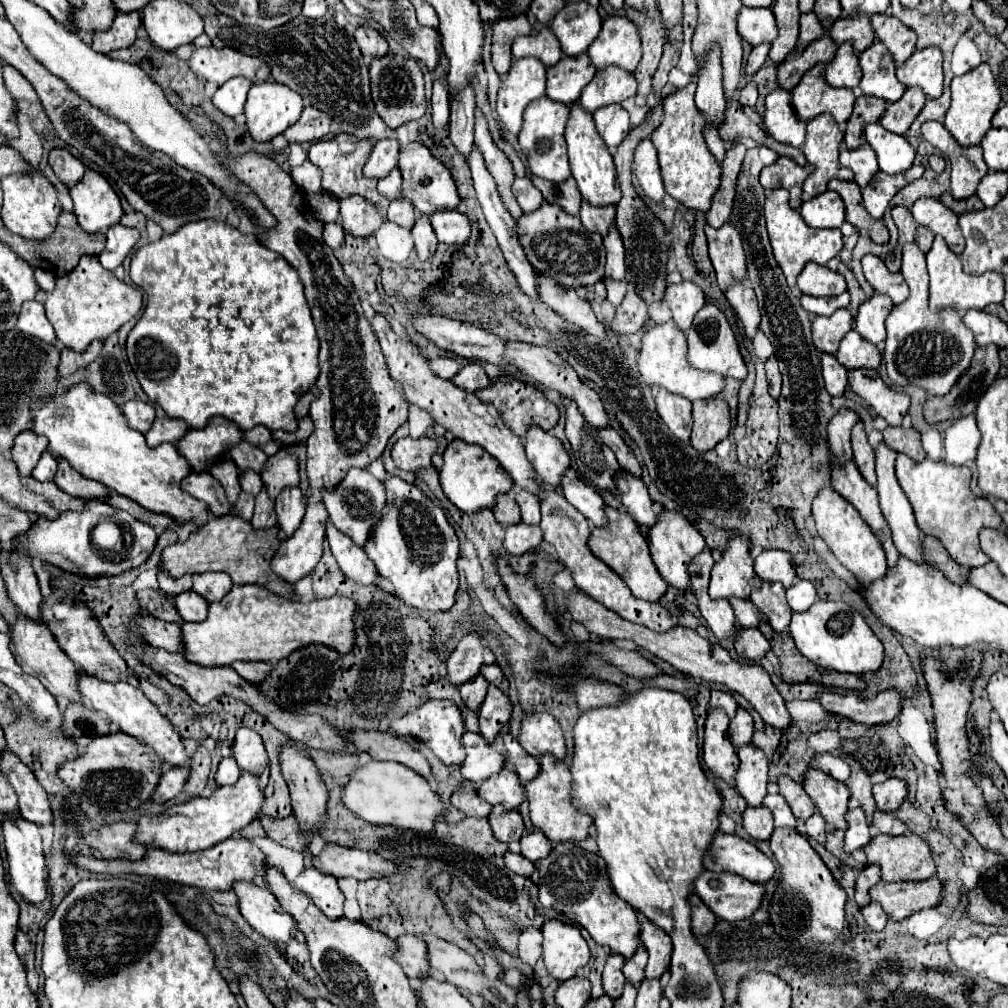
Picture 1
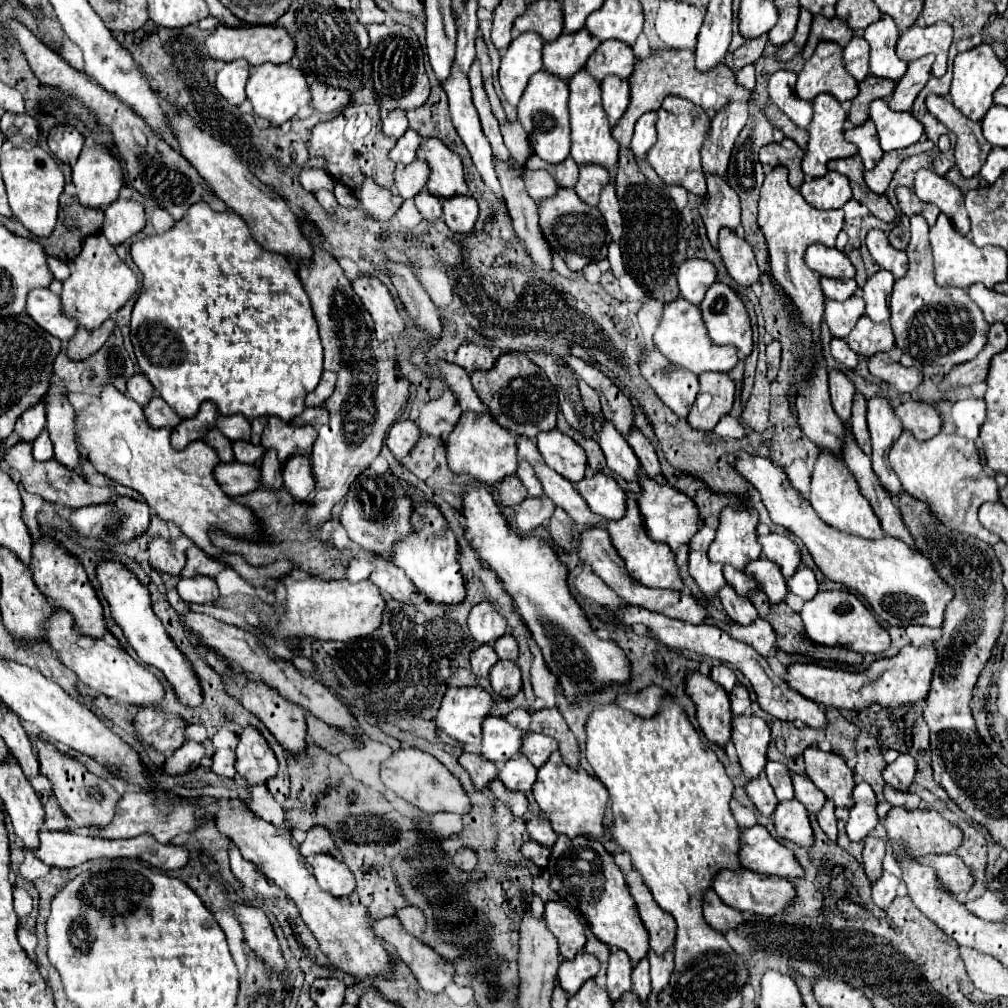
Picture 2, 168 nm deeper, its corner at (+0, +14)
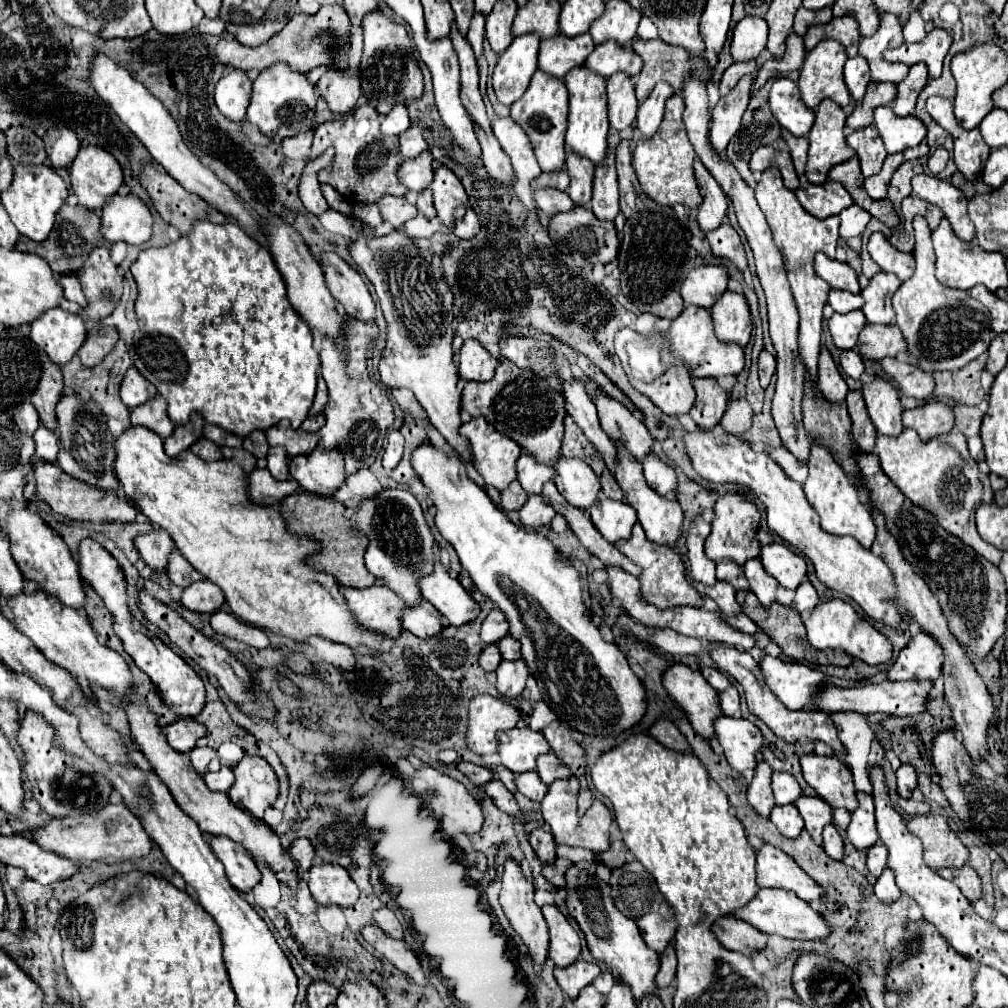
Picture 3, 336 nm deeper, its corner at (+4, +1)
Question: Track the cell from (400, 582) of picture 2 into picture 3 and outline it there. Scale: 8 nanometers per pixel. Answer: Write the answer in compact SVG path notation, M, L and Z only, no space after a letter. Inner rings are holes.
M421 601L419 605L413 607L405 607L401 611L401 625L411 631L413 635L425 639L431 635L437 635L439 629L445 625L439 611L429 603L429 601Z

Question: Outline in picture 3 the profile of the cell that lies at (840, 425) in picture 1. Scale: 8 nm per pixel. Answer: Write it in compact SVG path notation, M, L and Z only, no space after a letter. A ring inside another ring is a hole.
M821 347L821 357L819 357L819 391L821 395L833 403L833 405L841 405L845 401L845 395L849 391L847 383L843 381L837 365L833 363L829 351L825 347Z

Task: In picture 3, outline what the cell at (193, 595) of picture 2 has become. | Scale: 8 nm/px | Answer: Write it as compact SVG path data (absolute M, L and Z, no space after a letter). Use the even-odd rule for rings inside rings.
M207 579L189 585L181 595L183 607L187 607L189 611L197 611L197 613L215 613L219 611L223 601L225 601L223 591Z

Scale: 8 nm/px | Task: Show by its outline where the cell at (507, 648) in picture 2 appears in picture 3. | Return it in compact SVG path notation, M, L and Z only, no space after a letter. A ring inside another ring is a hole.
M507 635L499 641L499 651L501 651L501 659L505 659L505 661L515 661L521 657L521 647L519 647L517 639L513 639L511 635Z

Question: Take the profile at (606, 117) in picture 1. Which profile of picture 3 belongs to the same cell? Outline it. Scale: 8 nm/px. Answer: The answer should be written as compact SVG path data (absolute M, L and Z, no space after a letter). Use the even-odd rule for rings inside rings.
M619 73L607 79L607 109L609 109L609 125L615 131L623 131L633 125L637 117L637 99L631 77Z

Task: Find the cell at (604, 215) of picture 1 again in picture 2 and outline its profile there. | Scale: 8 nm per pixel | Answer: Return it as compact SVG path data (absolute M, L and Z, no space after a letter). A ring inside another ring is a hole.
M595 164L579 166L579 180L575 184L575 192L589 206L597 206L599 192L607 184L607 180L609 180L609 172L603 166L595 166Z

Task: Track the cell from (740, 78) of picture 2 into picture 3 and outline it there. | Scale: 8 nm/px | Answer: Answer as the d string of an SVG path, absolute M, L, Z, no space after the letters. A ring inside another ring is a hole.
M745 75L739 79L737 87L731 93L723 95L713 109L711 125L709 125L709 143L717 155L723 155L735 131L739 131L739 123L743 113L747 111L749 97L751 97L753 75Z

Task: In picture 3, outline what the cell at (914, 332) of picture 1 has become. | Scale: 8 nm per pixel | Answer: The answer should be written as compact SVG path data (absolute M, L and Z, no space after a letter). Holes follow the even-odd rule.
M923 217L913 219L915 229L915 273L893 295L893 309L897 313L897 327L901 329L909 355L917 359L917 367L927 373L961 369L979 355L983 355L995 337L989 325L989 311L979 301L971 299L967 291L947 289L935 279L935 253L931 245L931 231Z

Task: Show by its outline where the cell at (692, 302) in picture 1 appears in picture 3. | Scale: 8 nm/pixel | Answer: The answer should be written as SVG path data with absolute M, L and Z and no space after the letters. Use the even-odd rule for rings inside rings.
M697 267L689 271L681 285L681 297L685 305L697 305L703 309L713 307L713 303L727 289L727 269L725 267Z

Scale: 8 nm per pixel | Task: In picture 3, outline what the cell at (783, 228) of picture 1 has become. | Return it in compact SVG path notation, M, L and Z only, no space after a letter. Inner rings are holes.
M775 167L763 171L761 181L755 187L755 199L767 219L767 225L773 233L773 241L779 247L779 253L785 259L787 279L793 291L793 299L799 311L799 359L803 363L805 373L809 375L811 387L817 393L817 369L819 369L819 351L821 351L821 321L823 321L823 307L827 303L829 285L819 279L813 271L813 257L815 253L835 255L837 239L839 239L839 217L833 215L829 219L817 219L809 215L797 201L795 193L791 193Z

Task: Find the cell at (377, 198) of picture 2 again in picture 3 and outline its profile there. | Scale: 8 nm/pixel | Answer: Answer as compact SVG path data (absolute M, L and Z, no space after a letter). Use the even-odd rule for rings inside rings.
M383 195L377 201L377 207L379 207L379 213L383 215L383 221L389 221L393 229L399 229L405 221L409 221L417 215L417 207L411 205L405 197Z

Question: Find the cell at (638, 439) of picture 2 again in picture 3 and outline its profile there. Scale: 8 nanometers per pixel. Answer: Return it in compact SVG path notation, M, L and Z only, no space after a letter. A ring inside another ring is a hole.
M649 453L643 461L643 475L647 485L657 491L663 497L671 497L675 493L675 485L677 485L677 477L675 471L665 465L663 461L659 461L653 453Z

